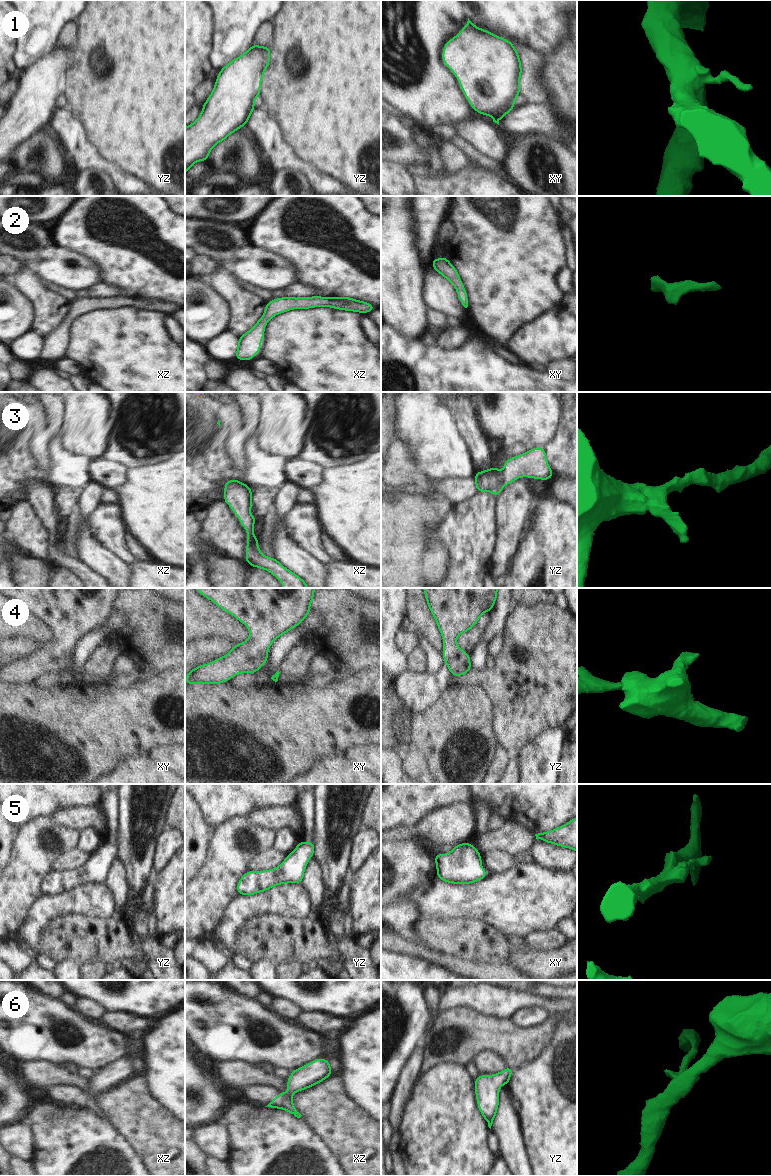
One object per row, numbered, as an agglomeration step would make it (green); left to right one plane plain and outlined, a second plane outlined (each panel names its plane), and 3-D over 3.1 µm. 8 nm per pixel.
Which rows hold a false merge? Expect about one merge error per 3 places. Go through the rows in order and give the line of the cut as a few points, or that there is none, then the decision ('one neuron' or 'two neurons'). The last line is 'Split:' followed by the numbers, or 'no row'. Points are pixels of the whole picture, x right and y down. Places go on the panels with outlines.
1: xy (519, 92), (511, 102), (511, 108) | two neurons
2: no cut | one neuron
3: no cut | one neuron
4: no cut | one neuron
5: no cut | one neuron
6: no cut | one neuron
Split: 1

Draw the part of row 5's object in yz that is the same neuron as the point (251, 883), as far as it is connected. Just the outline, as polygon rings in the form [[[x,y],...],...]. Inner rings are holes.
[[[300,840],[297,847],[276,868],[247,871],[237,884],[238,895],[252,896],[279,884],[302,883],[308,861],[314,856],[315,844]]]

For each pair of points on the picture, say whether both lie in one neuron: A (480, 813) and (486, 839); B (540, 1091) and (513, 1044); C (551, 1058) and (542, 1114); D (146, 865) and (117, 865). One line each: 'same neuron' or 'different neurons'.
A: different neurons
B: different neurons
C: same neuron
D: different neurons

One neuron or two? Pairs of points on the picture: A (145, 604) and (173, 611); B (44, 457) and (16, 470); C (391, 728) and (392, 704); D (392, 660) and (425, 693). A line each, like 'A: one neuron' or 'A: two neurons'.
A: one neuron
B: two neurons
C: one neuron
D: two neurons

